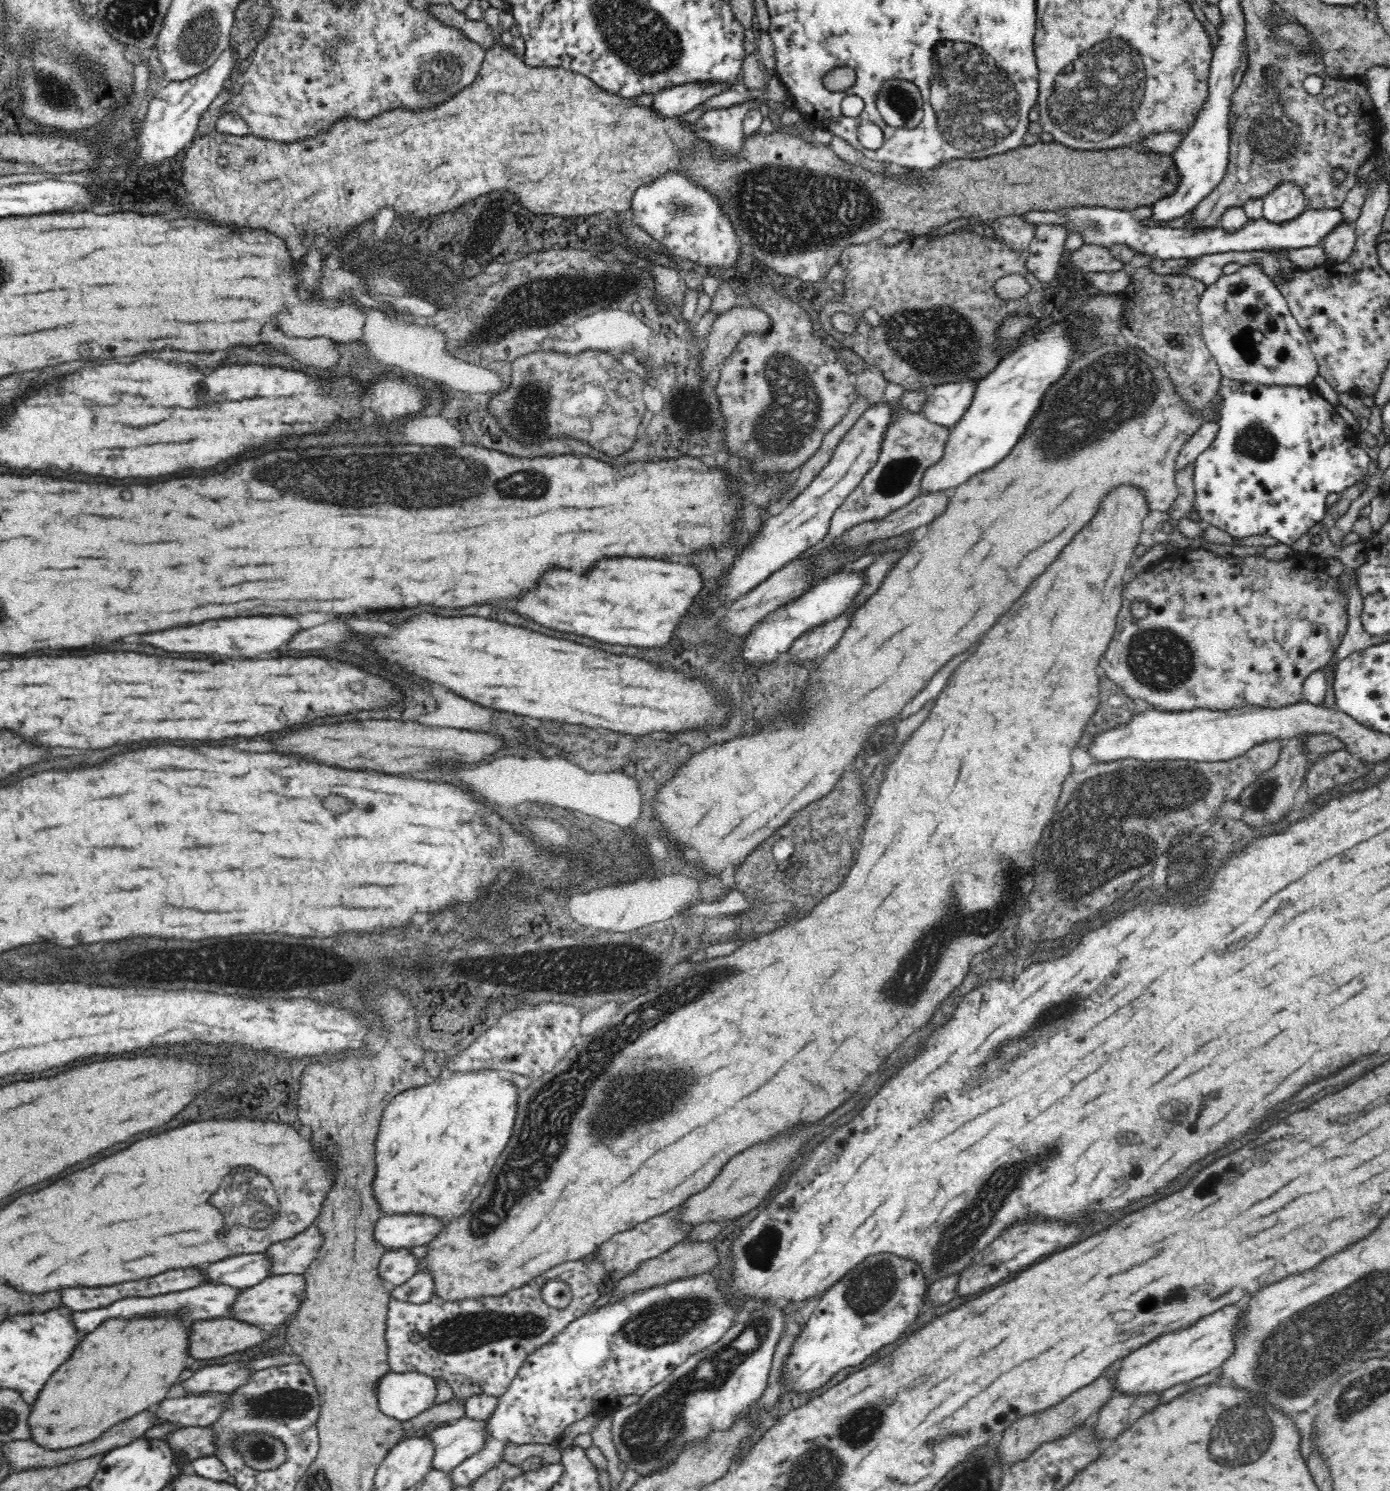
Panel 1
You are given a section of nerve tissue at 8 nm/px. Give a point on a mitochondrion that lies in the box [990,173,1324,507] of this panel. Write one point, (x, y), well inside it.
(1100, 419)

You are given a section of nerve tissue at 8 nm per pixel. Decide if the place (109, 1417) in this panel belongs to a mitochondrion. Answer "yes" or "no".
no

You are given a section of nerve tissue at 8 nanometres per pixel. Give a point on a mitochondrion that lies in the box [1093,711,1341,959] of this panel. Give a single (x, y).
(1188, 858)

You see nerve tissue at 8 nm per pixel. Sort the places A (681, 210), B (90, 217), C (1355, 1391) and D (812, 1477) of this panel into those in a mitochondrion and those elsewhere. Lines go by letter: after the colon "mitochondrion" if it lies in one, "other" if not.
A: mitochondrion
B: other
C: mitochondrion
D: mitochondrion

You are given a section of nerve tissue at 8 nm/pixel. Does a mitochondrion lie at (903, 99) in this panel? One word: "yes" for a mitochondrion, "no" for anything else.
yes

